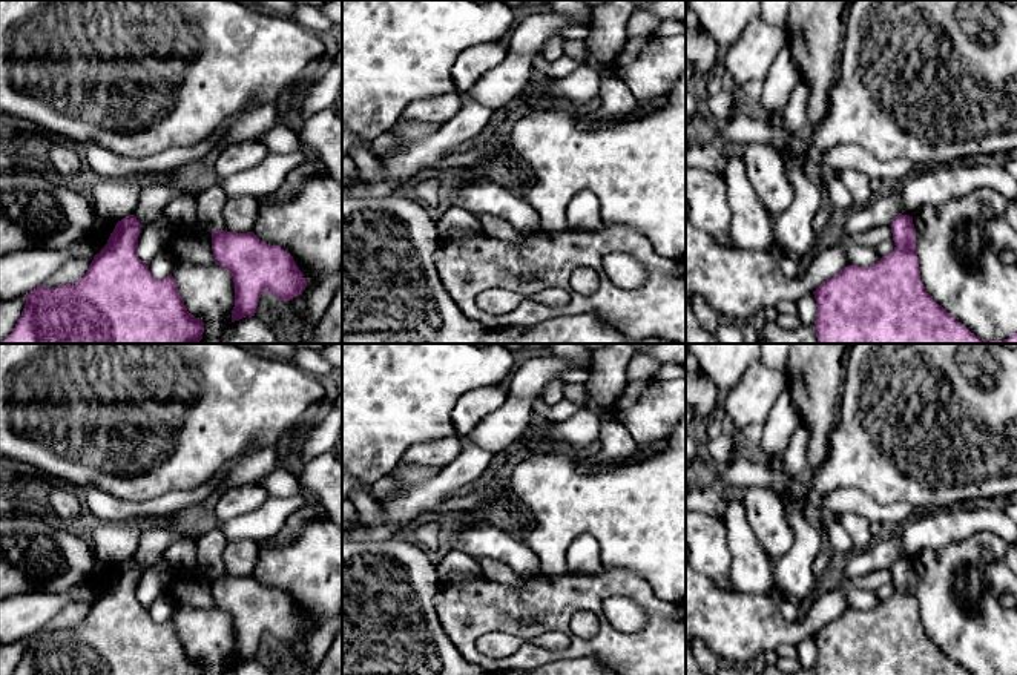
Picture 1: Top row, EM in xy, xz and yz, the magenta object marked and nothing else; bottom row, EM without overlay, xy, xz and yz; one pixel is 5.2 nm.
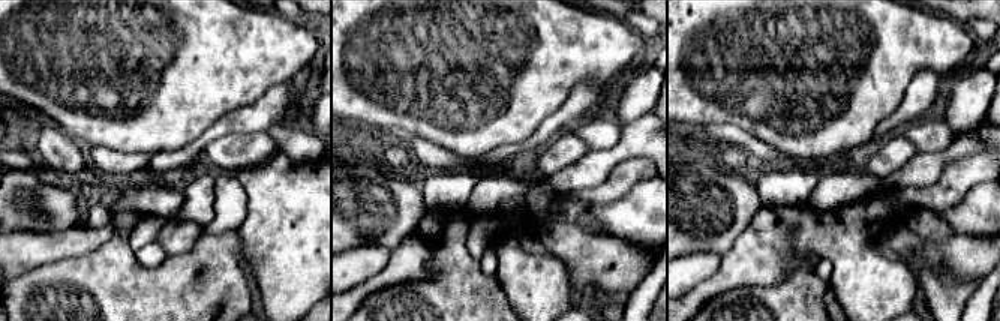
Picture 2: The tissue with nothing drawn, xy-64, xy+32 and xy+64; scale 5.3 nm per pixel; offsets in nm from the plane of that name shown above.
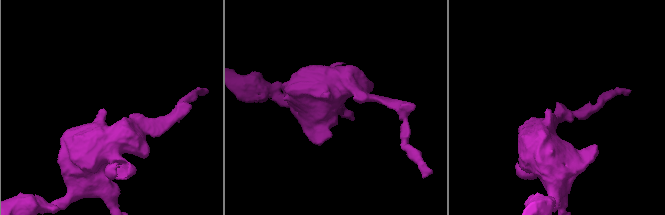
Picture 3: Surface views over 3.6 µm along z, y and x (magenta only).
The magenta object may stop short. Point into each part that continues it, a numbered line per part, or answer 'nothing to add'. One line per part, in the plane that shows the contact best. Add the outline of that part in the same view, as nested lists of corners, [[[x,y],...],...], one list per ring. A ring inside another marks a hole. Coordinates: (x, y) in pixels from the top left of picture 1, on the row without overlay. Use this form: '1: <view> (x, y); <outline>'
nothing to add

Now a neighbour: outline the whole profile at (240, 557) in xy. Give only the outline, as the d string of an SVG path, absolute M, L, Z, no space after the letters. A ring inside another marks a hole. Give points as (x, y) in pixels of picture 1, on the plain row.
M227 540L222 552L222 574L247 577L253 575L259 560L259 548L255 540Z

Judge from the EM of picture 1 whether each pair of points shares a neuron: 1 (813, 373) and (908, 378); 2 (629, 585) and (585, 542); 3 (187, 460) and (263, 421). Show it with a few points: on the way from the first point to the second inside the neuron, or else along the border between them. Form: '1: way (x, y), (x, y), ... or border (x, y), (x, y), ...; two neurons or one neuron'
1: border (844, 359), (844, 381), (836, 410); two neurons
2: border (603, 566), (597, 572), (568, 572); two neurons
3: way (206, 442), (227, 421), (244, 421); one neuron

